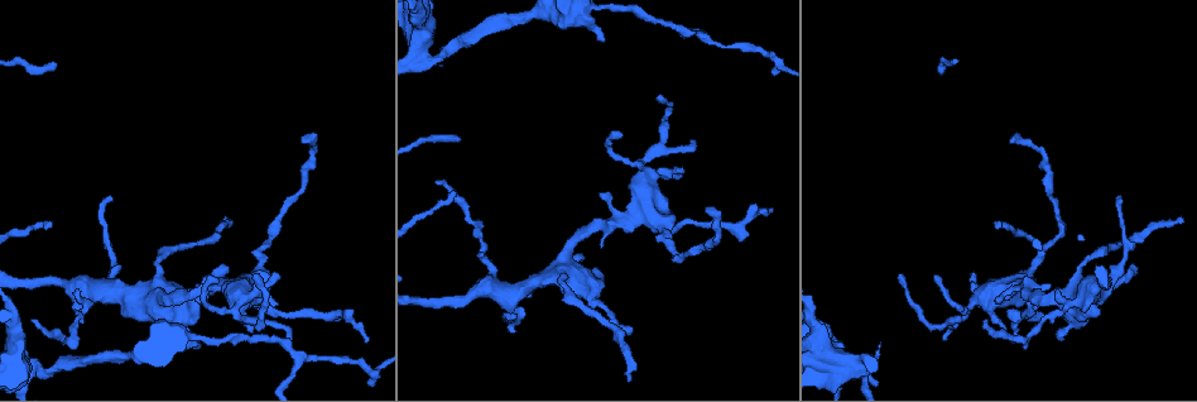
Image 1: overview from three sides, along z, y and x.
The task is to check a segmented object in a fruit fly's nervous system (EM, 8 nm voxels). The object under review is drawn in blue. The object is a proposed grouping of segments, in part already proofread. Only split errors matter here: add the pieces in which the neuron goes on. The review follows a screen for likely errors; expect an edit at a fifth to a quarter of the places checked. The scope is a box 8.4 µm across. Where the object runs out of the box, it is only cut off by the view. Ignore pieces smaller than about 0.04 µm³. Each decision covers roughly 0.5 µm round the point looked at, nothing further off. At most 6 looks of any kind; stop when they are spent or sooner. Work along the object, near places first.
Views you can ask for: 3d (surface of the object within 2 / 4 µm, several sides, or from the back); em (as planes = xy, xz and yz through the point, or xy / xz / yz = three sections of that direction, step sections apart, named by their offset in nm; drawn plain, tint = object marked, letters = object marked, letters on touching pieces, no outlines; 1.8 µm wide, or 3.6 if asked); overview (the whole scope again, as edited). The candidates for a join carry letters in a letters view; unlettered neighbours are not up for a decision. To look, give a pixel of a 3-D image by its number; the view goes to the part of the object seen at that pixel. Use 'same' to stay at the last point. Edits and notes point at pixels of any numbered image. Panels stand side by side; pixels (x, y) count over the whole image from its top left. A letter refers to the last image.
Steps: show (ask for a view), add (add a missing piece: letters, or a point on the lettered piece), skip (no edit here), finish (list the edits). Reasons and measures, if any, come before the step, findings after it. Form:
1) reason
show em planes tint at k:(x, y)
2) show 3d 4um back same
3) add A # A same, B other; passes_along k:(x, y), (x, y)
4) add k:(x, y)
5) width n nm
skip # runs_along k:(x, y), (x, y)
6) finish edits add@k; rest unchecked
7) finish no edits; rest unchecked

branch stops here
show em planes letters at 1:(984, 320)

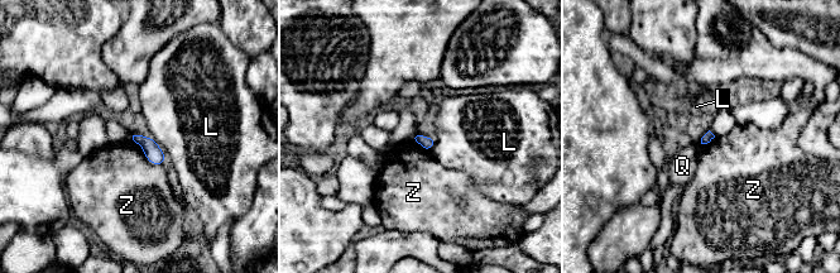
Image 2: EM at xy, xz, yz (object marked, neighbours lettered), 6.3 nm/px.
longest_contact Z 260 nm
skip # L other, Q other, Z other; no lettered piece goes on from it

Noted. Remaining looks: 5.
thin end
show 3d 2um at 1:(628, 333)

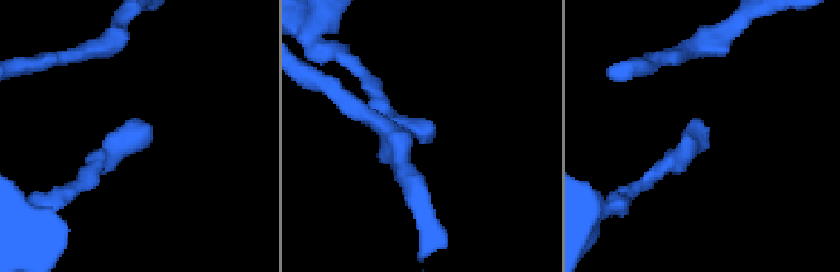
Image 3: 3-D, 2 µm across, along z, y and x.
show em planes letters at 3:(148, 131)

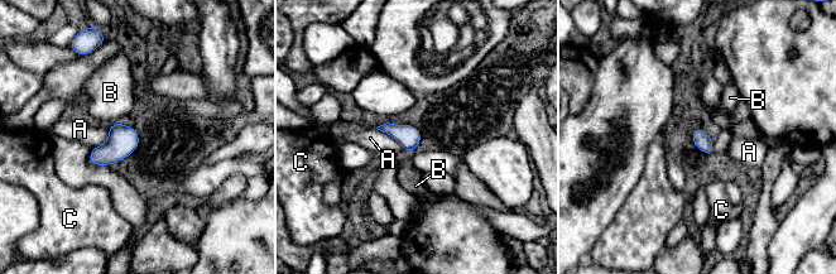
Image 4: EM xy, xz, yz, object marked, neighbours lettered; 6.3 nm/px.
skip # A other, B other, C other; border 4:(119, 121), (109, 125); no lettered piece goes on from it

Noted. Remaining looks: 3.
free end
show em xy step 16 tint at 1:(1010, 143)

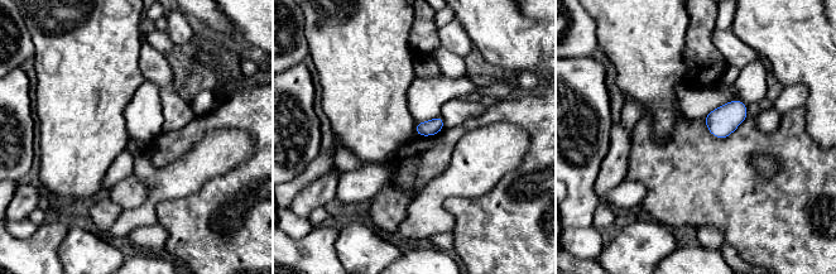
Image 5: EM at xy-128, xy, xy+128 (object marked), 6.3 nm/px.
show em planes letters same

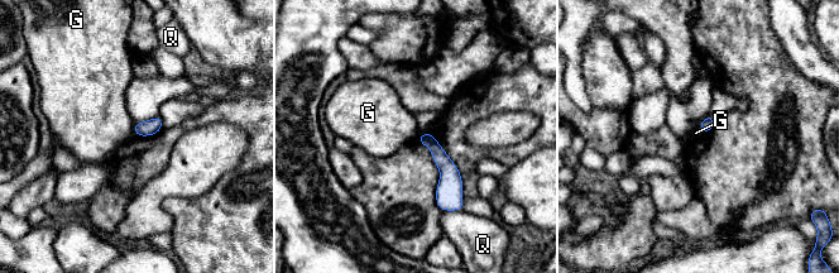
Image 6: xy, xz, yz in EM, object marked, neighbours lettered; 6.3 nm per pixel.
skip # G other, Q other; runs_along 6:(423, 135), (446, 166), (442, 206); no lettered piece goes on from it

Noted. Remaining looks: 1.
finish no edits; rest unchecked

